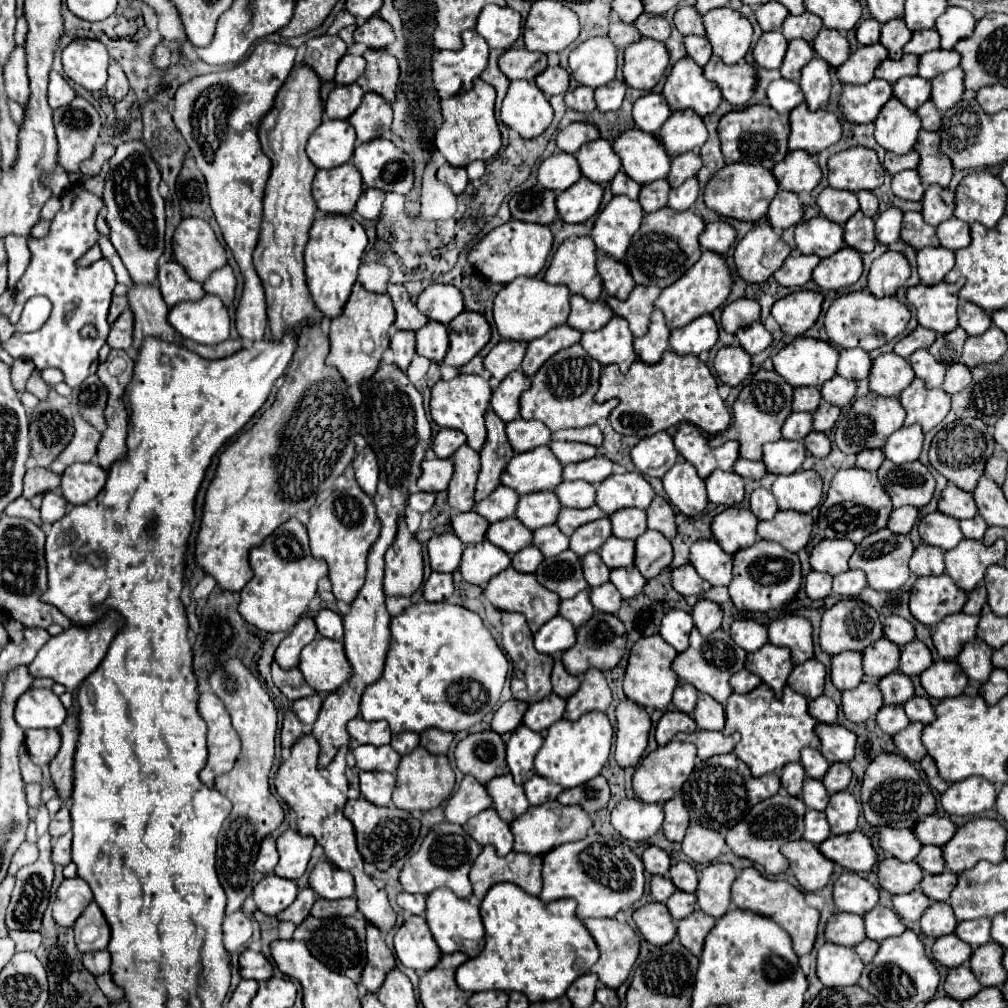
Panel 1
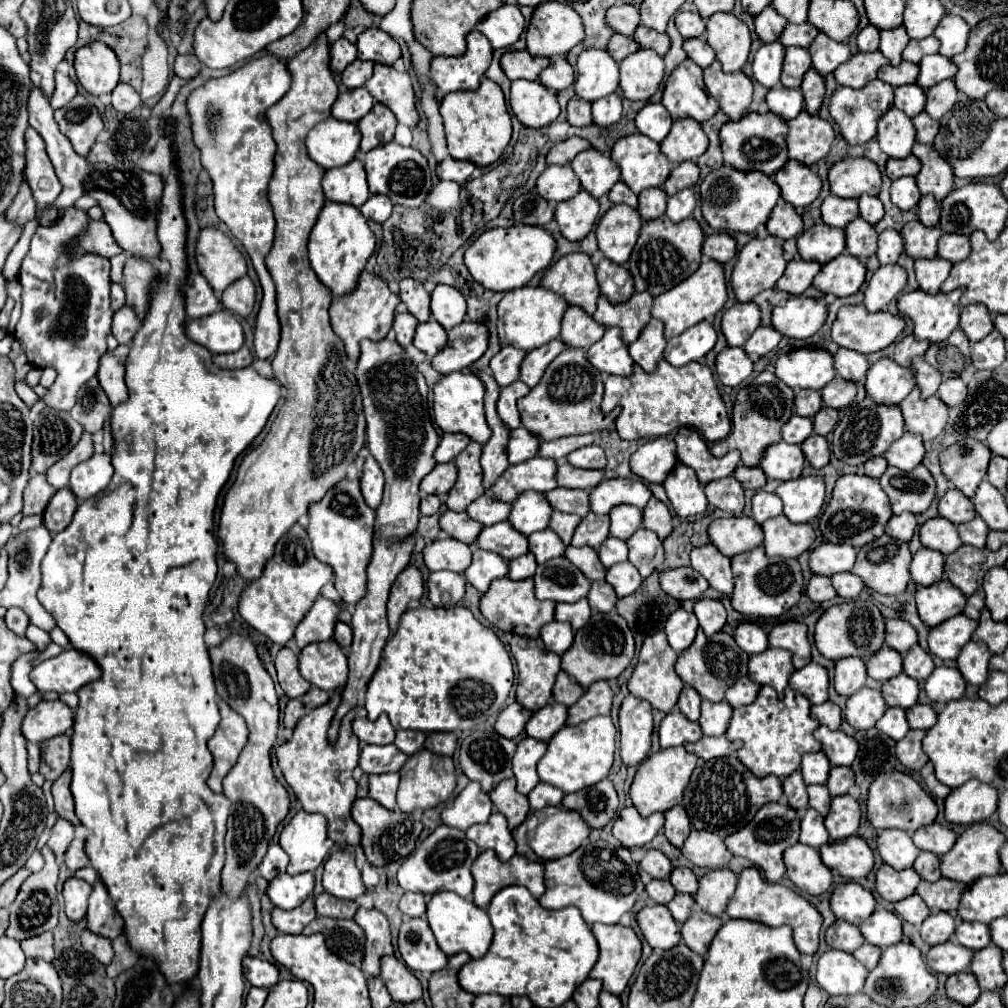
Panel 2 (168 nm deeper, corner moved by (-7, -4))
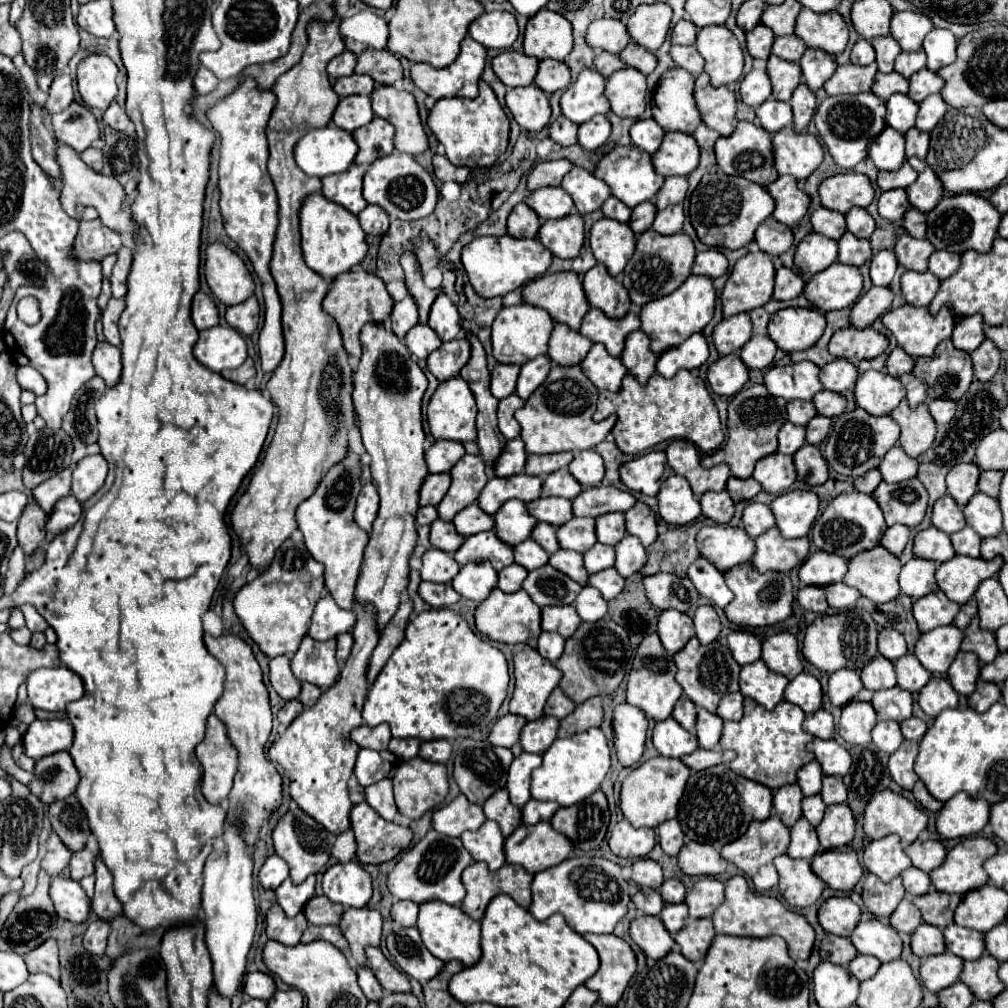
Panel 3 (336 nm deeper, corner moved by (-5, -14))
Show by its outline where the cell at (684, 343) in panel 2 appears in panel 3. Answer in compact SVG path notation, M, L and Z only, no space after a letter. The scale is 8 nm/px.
M703 334L689 336L681 346L667 350L657 360L657 372L665 378L673 378L677 370L699 368L709 358L709 348Z

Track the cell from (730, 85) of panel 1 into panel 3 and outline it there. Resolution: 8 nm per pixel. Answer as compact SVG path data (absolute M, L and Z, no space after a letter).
M701 74L695 80L695 102L705 126L717 130L721 136L729 136L735 130L737 98L727 88L709 86L709 76Z

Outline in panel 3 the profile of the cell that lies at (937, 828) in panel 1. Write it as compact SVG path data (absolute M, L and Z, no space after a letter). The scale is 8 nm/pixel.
M915 840L913 844L909 844L905 848L905 854L911 858L913 866L917 866L919 870L931 872L931 870L935 870L937 866L943 864L947 852L945 852L943 844L937 842L937 840L927 840L927 842Z

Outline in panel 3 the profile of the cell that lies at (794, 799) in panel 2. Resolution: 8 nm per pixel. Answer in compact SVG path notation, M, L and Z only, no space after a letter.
M789 784L789 786L781 786L775 794L773 794L773 812L781 818L781 822L791 828L799 816L801 816L801 788L797 784Z

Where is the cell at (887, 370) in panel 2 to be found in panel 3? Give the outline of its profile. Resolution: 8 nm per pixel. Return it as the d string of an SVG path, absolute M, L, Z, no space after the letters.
M867 370L857 378L855 404L871 416L887 416L903 398L905 388L887 372Z

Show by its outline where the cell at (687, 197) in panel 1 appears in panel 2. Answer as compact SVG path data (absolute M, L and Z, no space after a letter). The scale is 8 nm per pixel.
M691 188L687 190L681 190L677 192L675 196L669 198L667 202L667 216L673 220L673 222L681 222L685 218L689 218L693 214L693 208L697 204L697 198L695 198L695 192Z

